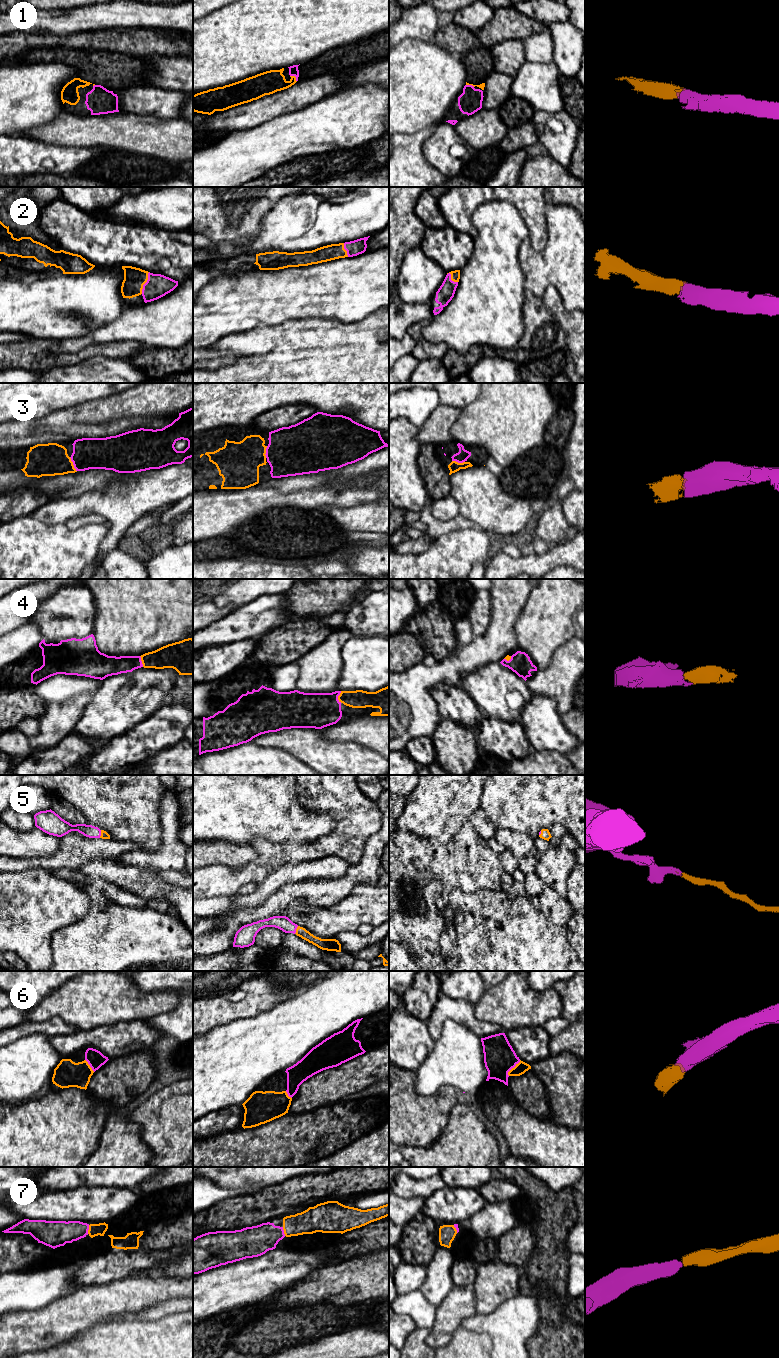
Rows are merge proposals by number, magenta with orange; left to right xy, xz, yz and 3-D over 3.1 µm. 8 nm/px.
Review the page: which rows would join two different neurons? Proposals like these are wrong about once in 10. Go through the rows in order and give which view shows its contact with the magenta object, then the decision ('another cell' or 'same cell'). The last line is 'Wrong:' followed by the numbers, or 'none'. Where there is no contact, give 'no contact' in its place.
1: xz | same cell
2: xy | same cell
3: xy | same cell
4: xz | same cell
5: xy | same cell
6: yz | same cell
7: xy | same cell
Wrong: none

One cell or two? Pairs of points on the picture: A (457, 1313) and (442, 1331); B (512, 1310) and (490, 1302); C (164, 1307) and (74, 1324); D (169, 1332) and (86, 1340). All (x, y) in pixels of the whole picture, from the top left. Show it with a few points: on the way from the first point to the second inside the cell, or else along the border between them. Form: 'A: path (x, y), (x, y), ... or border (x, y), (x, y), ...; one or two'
A: path (453, 1317), (444, 1327); one
B: border (517, 1292), (491, 1312), (486, 1314), (478, 1313); two
C: border (141, 1310), (122, 1313), (117, 1317); two
D: path (148, 1340), (107, 1340); one

